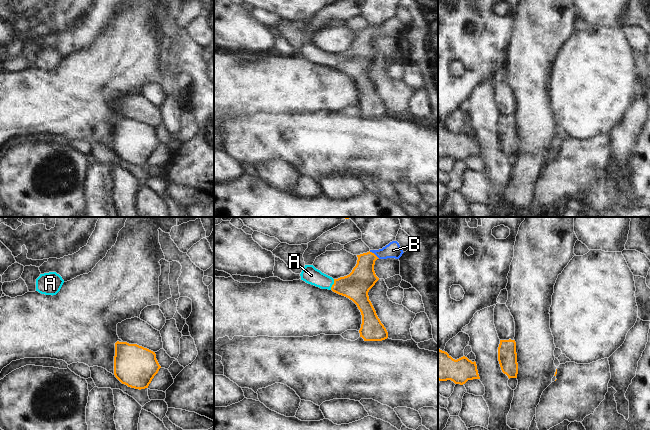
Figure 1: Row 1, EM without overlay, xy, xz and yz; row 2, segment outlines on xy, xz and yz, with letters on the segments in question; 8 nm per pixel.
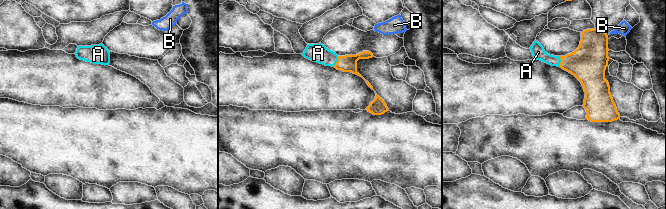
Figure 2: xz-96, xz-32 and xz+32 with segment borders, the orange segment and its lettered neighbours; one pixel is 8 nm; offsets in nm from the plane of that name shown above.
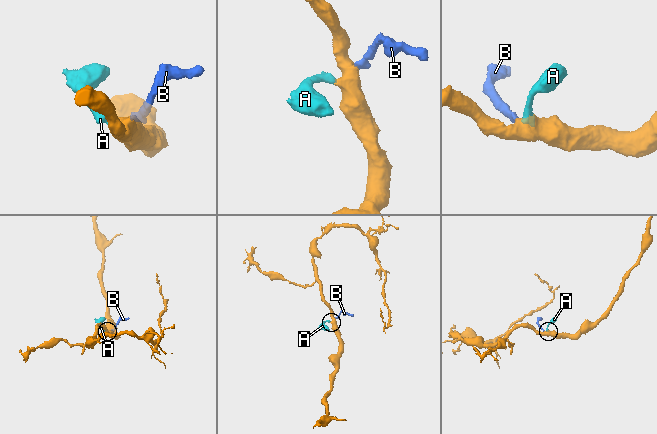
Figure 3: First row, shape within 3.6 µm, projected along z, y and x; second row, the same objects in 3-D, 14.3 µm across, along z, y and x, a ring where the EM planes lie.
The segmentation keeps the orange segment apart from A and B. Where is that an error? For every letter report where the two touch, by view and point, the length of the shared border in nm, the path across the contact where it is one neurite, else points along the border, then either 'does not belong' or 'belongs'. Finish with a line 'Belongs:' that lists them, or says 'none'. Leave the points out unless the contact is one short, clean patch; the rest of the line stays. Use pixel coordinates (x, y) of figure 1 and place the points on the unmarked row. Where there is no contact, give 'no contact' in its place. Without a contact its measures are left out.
A: xz (333, 60) | 90 nm | across xz (355, 62), (338, 62), (333, 60), (311, 51) | belongs
B: xz (373, 29) | 110 nm | across xz (362, 54), (365, 38), (373, 29), (384, 29), (393, 26) | belongs
Belongs: A, B

